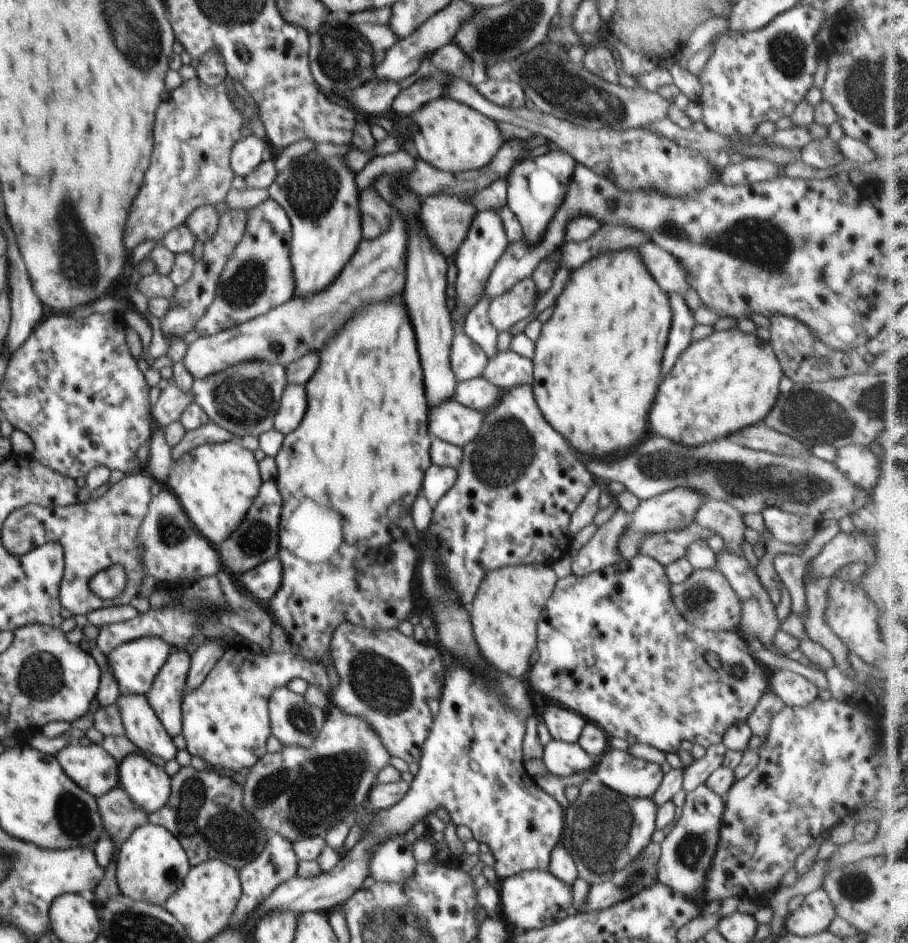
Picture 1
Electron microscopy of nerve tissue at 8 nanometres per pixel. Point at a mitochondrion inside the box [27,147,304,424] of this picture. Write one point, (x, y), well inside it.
(79, 263)

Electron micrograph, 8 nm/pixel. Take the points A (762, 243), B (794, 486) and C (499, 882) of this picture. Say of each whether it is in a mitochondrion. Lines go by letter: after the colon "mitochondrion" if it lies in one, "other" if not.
A: mitochondrion
B: mitochondrion
C: other

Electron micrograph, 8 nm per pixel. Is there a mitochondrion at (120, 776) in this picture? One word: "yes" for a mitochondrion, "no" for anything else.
no

